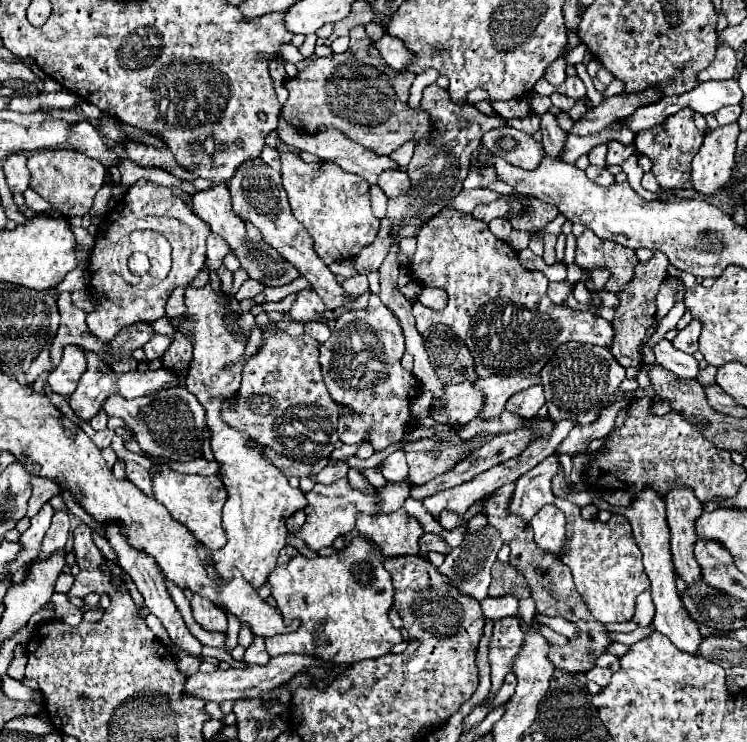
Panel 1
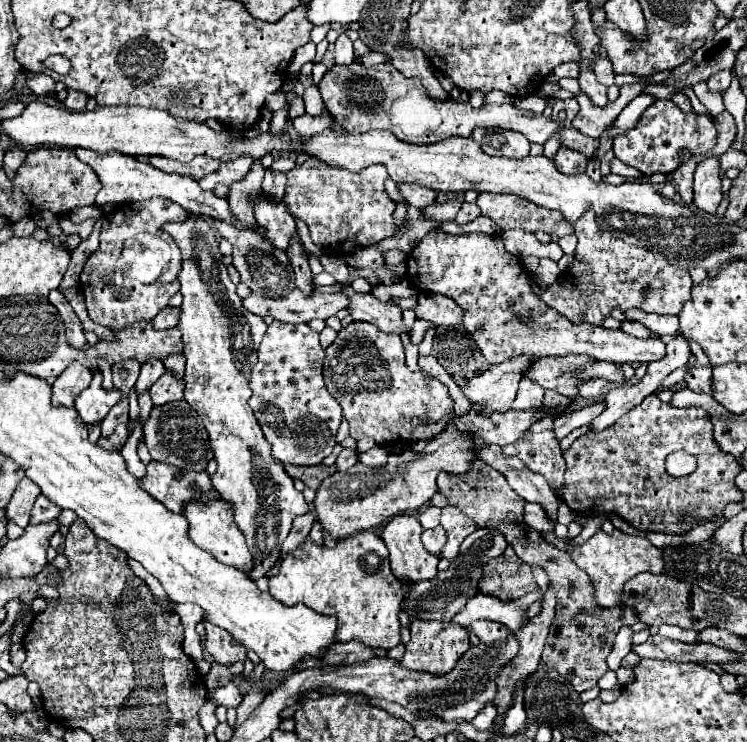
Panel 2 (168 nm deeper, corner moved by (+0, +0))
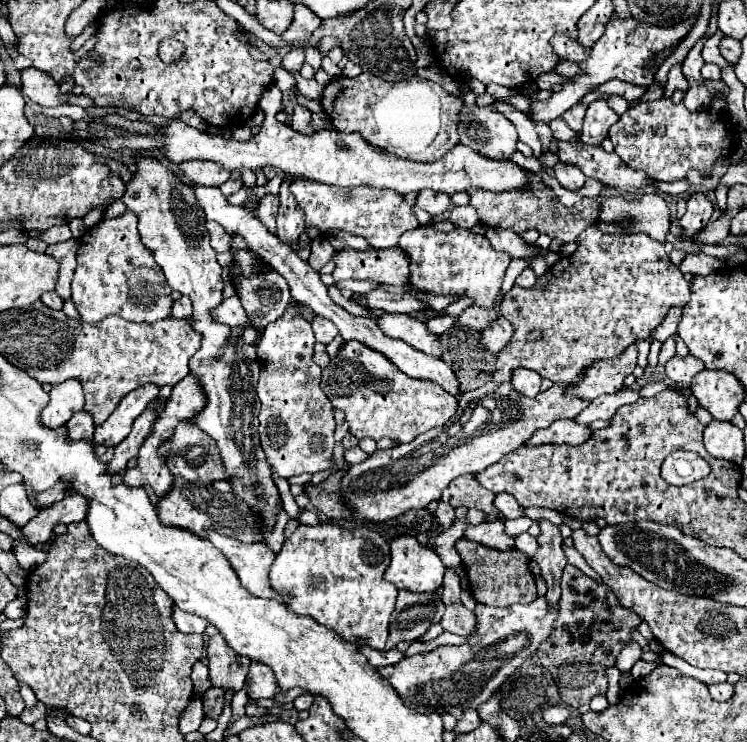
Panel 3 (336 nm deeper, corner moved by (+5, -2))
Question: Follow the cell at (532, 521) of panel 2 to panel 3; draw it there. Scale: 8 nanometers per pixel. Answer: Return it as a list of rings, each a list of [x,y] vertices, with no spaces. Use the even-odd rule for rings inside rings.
[[[497,494],[495,498],[495,506],[499,508],[499,512],[505,516],[505,518],[521,518],[525,516],[523,514],[523,508],[519,506],[519,502],[511,496],[511,494]]]

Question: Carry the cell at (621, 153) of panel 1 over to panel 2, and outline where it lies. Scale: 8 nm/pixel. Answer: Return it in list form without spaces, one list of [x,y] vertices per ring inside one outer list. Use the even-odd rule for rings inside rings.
[[[656,100],[650,108],[644,110],[638,124],[614,138],[614,154],[628,166],[638,168],[646,176],[656,172],[674,172],[680,166],[680,152],[688,150],[690,154],[704,154],[716,144],[716,128],[712,116],[698,114],[694,110],[684,112],[672,100]]]

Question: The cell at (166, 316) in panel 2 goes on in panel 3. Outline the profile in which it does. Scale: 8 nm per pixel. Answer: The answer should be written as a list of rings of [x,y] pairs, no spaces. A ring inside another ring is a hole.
[[[181,296],[177,302],[173,302],[171,318],[189,318],[191,316],[191,300],[187,296]]]

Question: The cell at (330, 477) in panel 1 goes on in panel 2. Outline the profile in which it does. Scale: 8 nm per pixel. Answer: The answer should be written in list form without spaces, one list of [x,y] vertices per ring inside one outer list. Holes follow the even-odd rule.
[[[342,448],[340,456],[338,456],[338,460],[336,460],[336,468],[338,468],[338,470],[348,470],[348,468],[352,468],[356,462],[358,462],[356,448]]]

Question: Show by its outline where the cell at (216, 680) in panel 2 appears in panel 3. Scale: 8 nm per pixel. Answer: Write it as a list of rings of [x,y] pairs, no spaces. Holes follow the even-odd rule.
[[[211,686],[211,688],[203,694],[203,710],[205,710],[205,714],[209,714],[211,718],[217,718],[217,716],[221,714],[223,702],[225,702],[225,690]]]

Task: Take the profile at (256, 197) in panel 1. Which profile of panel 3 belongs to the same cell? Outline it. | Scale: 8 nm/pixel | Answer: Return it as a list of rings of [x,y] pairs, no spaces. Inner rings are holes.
[[[383,312],[381,316],[377,316],[375,322],[383,330],[383,334],[387,334],[389,338],[403,340],[409,346],[413,346],[415,350],[421,350],[425,354],[441,356],[441,344],[437,340],[437,336],[431,334],[423,322],[411,318],[409,314]]]

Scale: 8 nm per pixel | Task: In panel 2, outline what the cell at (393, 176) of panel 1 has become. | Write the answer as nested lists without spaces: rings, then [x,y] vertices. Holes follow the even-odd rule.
[[[398,184],[400,194],[404,200],[416,208],[426,208],[428,204],[434,204],[438,198],[438,192],[432,188],[424,188],[418,184]]]

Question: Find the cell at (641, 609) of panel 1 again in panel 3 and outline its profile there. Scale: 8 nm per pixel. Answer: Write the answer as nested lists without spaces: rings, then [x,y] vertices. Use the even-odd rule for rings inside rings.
[[[629,642],[629,644],[619,652],[615,666],[617,666],[621,672],[629,672],[631,666],[639,660],[639,656],[641,656],[641,646],[639,646],[637,642]]]

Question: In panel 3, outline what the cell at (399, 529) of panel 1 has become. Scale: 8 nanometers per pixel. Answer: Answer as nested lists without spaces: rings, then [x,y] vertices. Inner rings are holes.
[[[401,534],[389,542],[391,562],[385,578],[399,590],[433,592],[443,582],[443,562],[427,546],[421,546],[415,536]]]

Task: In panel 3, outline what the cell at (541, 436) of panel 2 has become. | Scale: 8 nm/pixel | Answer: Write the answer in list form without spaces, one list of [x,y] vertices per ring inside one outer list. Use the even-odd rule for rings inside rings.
[[[559,420],[553,422],[549,428],[541,428],[537,430],[527,442],[525,446],[541,446],[541,444],[583,444],[583,440],[587,440],[591,434],[591,430],[583,424],[575,424],[573,420]]]

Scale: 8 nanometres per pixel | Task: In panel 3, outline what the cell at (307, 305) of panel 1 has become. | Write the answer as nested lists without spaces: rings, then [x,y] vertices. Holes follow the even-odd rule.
[[[287,178],[281,184],[281,190],[279,190],[281,206],[277,216],[277,238],[287,246],[297,242],[299,236],[305,232],[305,216],[303,216],[303,210],[299,210],[293,194],[289,192],[289,184],[291,184],[291,178]]]

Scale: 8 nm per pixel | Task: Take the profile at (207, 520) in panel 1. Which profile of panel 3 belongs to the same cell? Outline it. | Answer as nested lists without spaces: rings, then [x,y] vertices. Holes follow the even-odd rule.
[[[207,530],[205,534],[207,540],[229,560],[243,588],[259,598],[283,600],[279,594],[273,594],[275,590],[271,590],[267,582],[269,566],[275,560],[275,554],[265,544],[243,544],[233,536],[219,534],[217,530]]]

